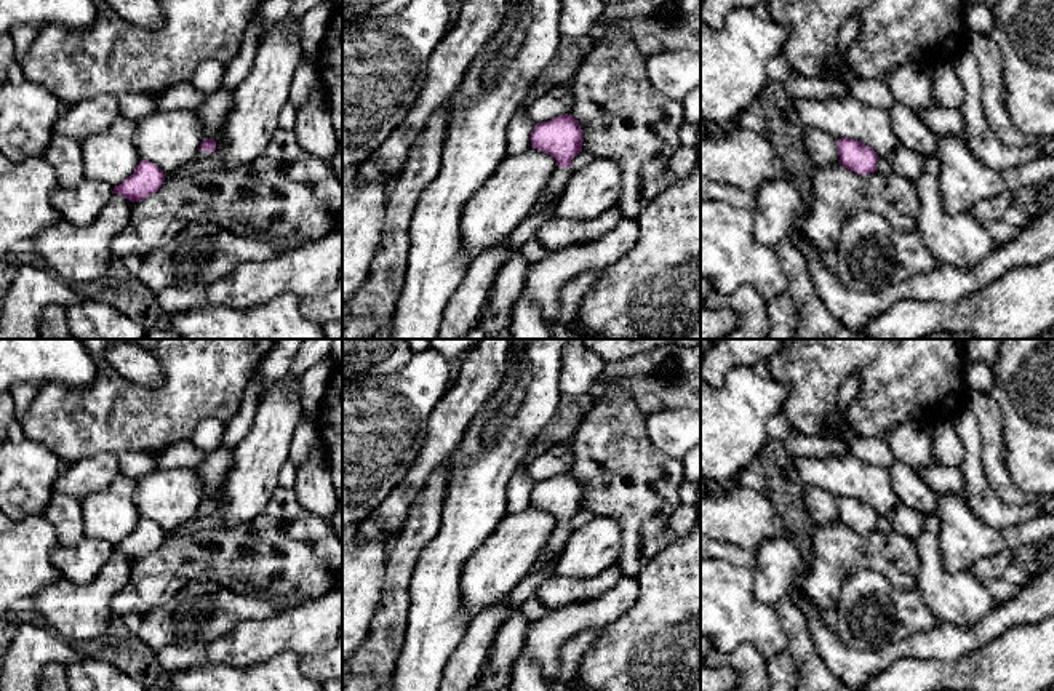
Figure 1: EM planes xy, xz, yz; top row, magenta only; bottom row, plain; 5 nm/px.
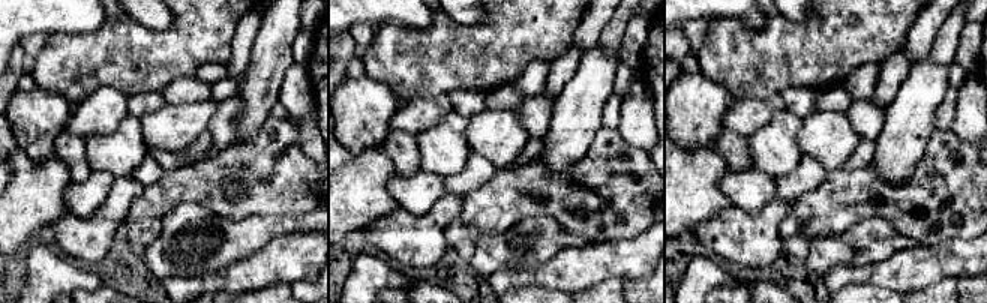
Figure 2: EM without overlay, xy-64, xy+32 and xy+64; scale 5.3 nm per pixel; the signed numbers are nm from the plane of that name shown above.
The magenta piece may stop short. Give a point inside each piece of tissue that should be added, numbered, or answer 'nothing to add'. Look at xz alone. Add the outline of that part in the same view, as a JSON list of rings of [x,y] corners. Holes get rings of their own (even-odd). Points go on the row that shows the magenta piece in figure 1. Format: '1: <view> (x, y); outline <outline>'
1: xz (557, 183); outline [[[557,166],[553,176],[550,178],[547,186],[544,187],[541,197],[534,203],[529,214],[536,214],[545,203],[557,198],[561,194],[561,190],[565,189],[571,174],[573,174],[571,168]]]

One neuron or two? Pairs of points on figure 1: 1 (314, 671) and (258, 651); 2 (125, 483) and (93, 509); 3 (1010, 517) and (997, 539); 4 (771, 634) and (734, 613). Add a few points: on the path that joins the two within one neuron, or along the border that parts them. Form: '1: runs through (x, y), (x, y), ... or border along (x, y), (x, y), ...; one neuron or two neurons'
1: border along (325, 653), (299, 658); two neurons
2: runs through (117, 491), (101, 507); one neuron
3: border along (970, 509), (997, 528), (1013, 528), (1037, 517); two neurons
4: runs through (762, 627), (744, 621); one neuron

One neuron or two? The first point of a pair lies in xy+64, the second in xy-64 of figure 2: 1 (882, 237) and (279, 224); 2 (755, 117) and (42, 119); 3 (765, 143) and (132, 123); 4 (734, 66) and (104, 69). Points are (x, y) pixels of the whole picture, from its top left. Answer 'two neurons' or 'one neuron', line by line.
1: one neuron
2: two neurons
3: one neuron
4: one neuron

